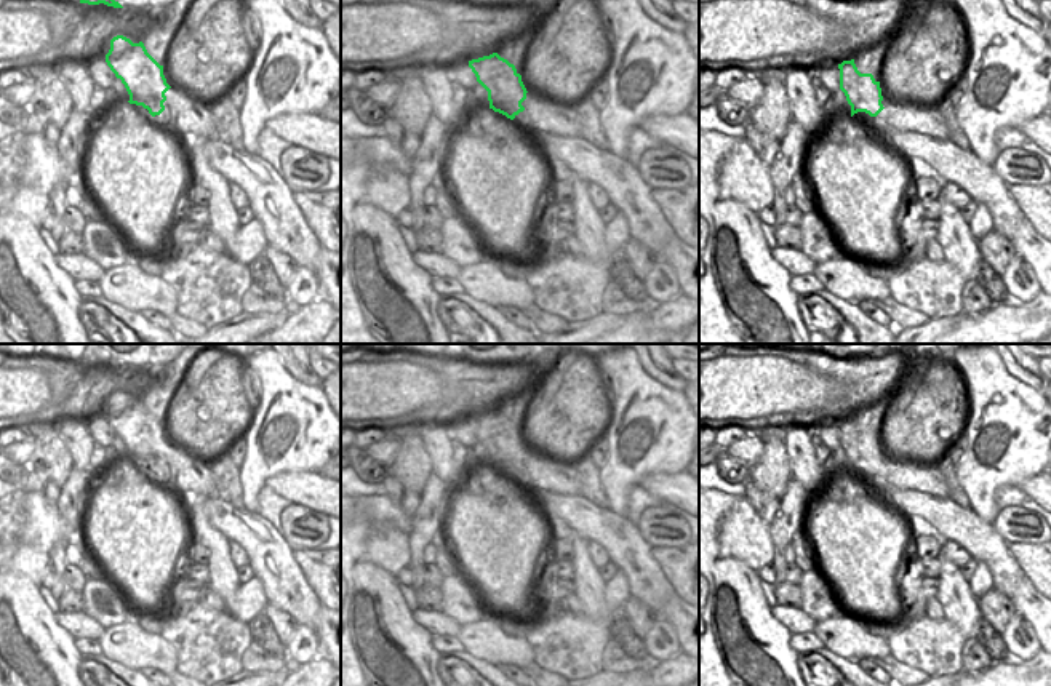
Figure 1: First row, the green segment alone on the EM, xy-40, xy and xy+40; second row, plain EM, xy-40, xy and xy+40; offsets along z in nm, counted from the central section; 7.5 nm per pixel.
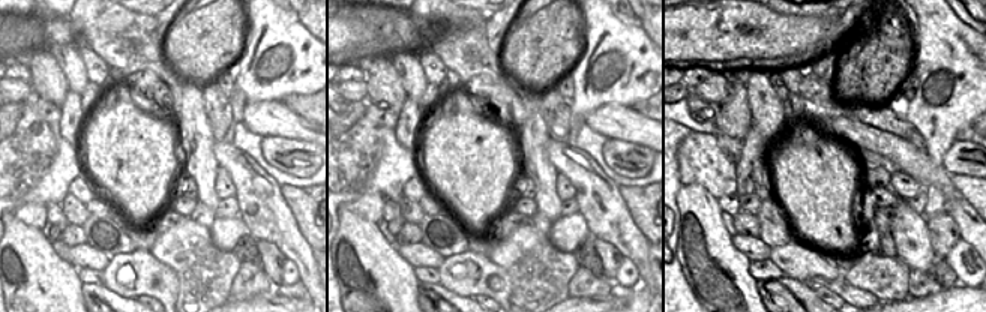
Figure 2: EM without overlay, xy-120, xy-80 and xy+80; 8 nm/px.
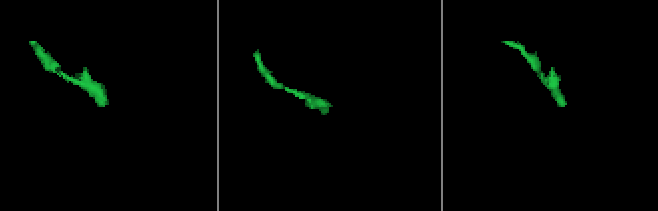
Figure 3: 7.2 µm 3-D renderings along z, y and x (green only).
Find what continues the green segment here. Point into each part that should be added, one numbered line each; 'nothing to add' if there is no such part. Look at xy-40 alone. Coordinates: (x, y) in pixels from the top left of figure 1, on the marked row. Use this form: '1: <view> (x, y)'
1: xy-40 (186, 115).

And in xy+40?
1: xy+40 (920, 119).

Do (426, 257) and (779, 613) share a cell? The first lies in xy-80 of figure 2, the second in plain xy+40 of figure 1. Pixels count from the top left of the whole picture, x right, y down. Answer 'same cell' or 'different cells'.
same cell

